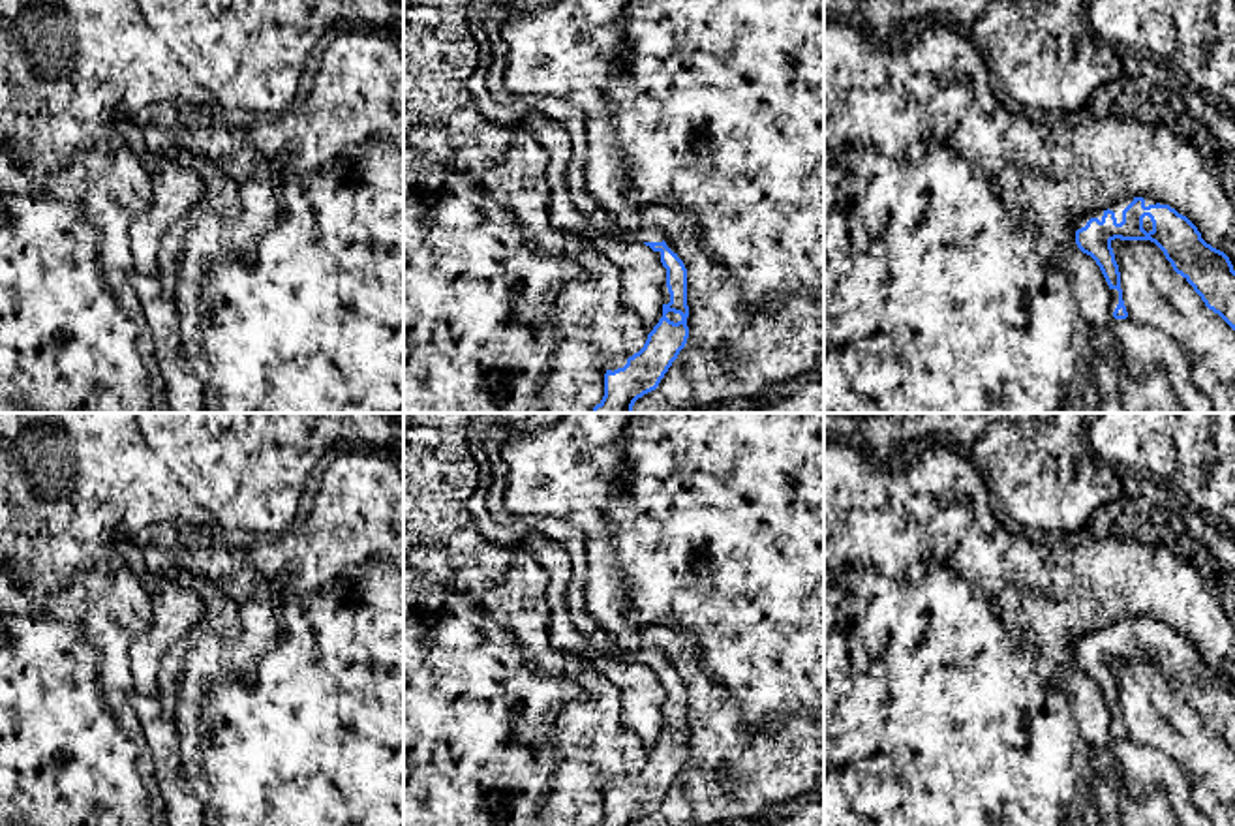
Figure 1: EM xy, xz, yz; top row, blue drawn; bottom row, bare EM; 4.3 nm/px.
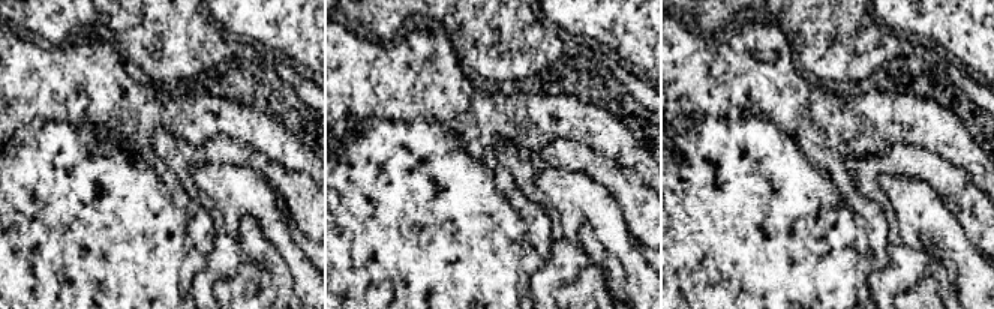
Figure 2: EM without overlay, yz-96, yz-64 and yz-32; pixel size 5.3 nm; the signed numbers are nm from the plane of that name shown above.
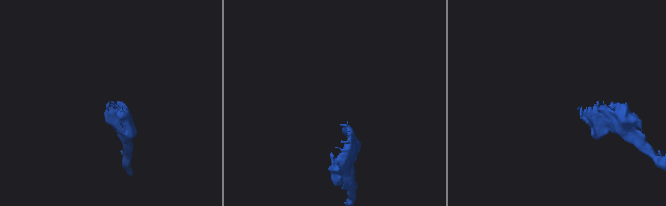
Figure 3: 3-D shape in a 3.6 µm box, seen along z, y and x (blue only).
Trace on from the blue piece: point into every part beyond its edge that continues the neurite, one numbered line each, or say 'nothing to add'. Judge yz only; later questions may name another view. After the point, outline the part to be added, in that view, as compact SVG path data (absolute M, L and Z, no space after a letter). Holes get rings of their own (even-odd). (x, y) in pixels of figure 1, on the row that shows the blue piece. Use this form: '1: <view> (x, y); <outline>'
1: yz (1121, 201); M1119 195L1107 208L1115 212L1117 223L1122 222L1122 210L1134 201L1134 197ZM1105 208L1105 210L1107 210Z

